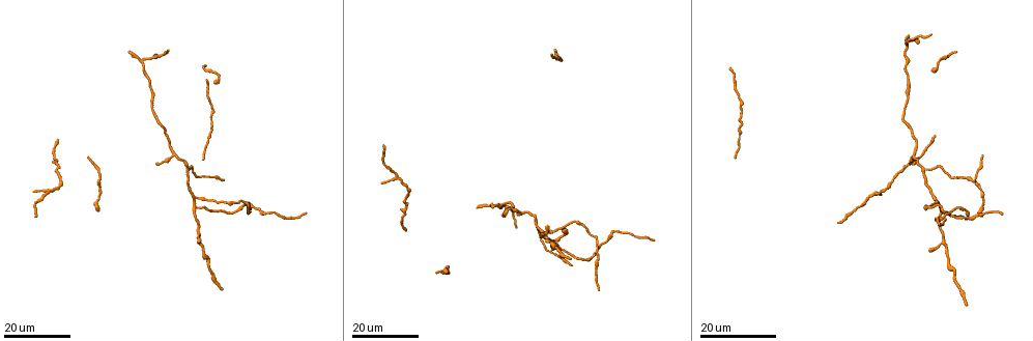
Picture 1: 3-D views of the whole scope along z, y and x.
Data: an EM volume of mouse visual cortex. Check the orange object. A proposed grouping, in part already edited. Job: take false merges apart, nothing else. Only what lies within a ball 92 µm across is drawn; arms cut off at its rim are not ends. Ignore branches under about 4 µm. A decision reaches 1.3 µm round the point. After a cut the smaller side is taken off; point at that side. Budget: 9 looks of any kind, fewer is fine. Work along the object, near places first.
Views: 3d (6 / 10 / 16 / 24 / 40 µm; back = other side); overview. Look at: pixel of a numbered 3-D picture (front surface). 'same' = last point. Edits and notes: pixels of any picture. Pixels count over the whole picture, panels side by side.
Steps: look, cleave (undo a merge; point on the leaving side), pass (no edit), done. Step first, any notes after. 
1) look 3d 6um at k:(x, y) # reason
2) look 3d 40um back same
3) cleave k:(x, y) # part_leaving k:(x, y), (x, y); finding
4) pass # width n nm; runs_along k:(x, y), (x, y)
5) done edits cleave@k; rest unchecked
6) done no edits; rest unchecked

look 3d 16um at 1:(924, 170) # three arms meet

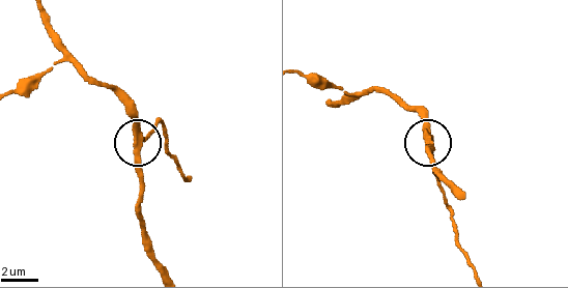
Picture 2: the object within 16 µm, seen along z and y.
look 3d 6um at 2:(140, 140) # zoom in

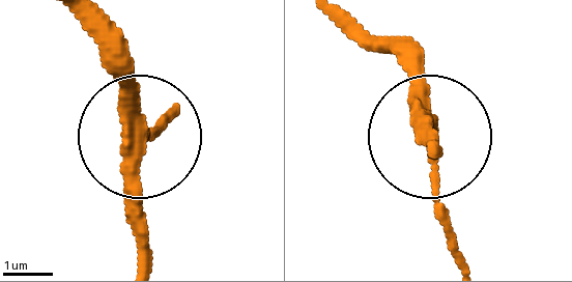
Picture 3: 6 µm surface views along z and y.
look 3d 6um back at 3:(140, 133)

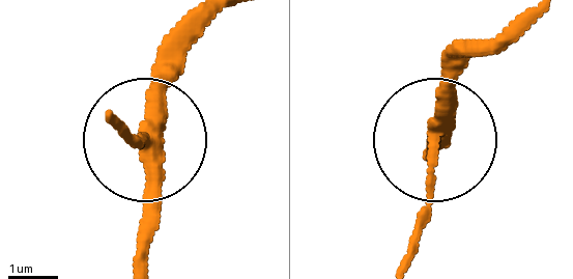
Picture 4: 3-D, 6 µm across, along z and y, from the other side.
pass # runs_along 4:(513, 39), (456, 81), (414, 250); one neuron here

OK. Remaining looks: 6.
look 3d 16um at 1:(194, 207) # three-way junction

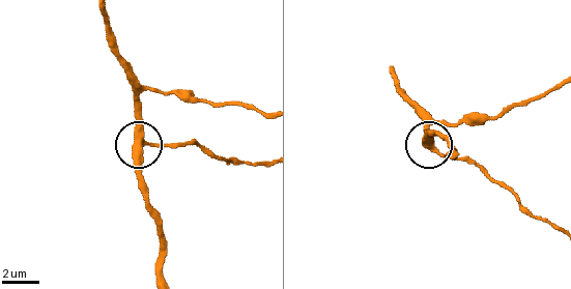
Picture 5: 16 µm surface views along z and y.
look 3d 6um at 5:(142, 145)

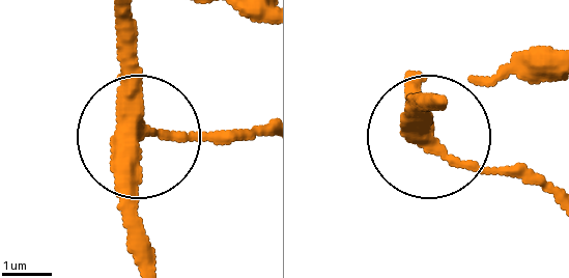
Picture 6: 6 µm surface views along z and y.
look 3d 6um back at 6:(136, 136)

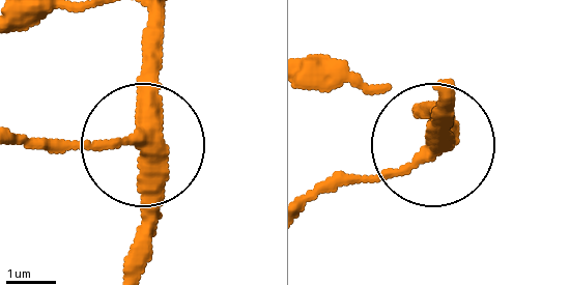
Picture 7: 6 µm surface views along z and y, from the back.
pass # runs_along 7:(159, 26), (146, 257); all the same neuron

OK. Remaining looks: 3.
look 3d 24um at 1:(915, 151) # three arms meet

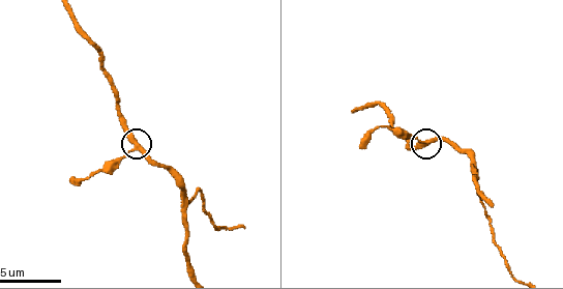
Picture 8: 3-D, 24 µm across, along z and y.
look 3d 10um at 8:(428, 142)

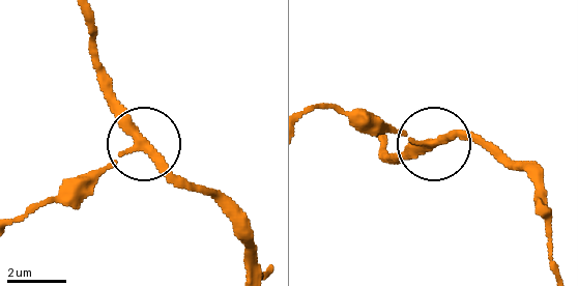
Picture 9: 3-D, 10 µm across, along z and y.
pass # arms 3; runs_along 9:(98, 83), (138, 138), (71, 204); continuous, no second neuron

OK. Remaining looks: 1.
done no edits; rest unchecked

